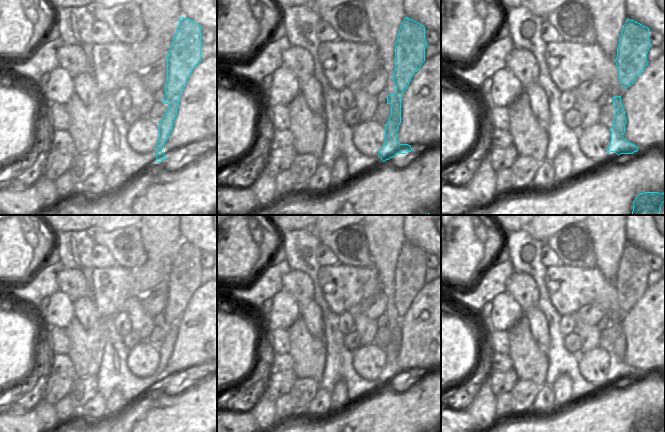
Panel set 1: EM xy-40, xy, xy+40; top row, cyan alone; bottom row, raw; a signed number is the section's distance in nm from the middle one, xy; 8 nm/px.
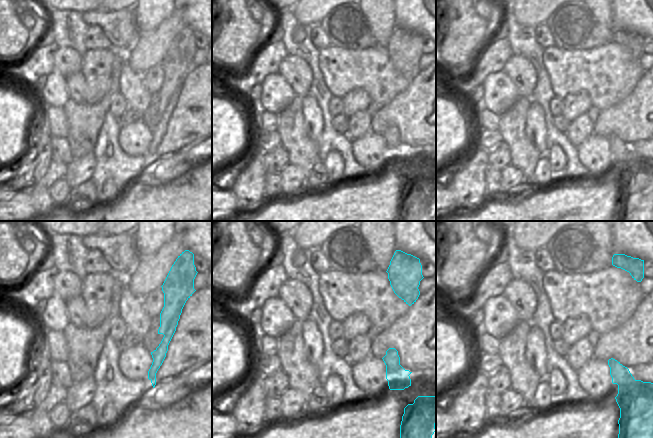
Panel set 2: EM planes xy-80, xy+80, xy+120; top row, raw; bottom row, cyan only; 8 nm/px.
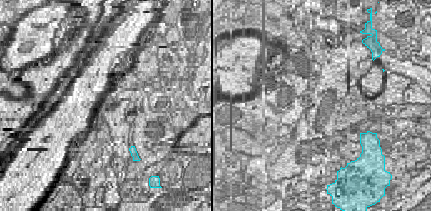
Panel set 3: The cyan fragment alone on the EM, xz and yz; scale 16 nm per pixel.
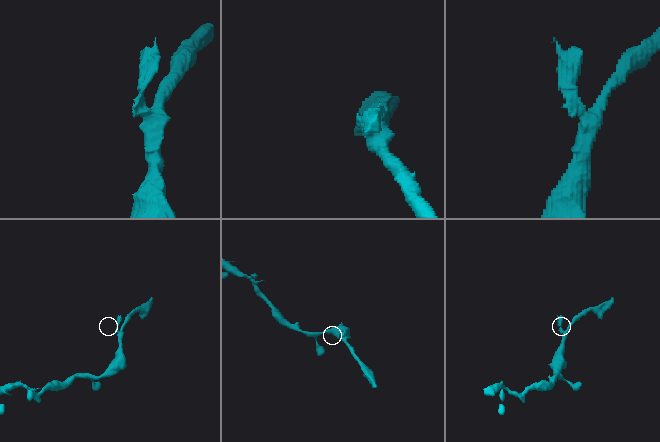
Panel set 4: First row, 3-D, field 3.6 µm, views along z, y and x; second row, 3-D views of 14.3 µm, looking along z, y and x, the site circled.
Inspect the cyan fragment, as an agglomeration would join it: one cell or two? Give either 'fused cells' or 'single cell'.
single cell

